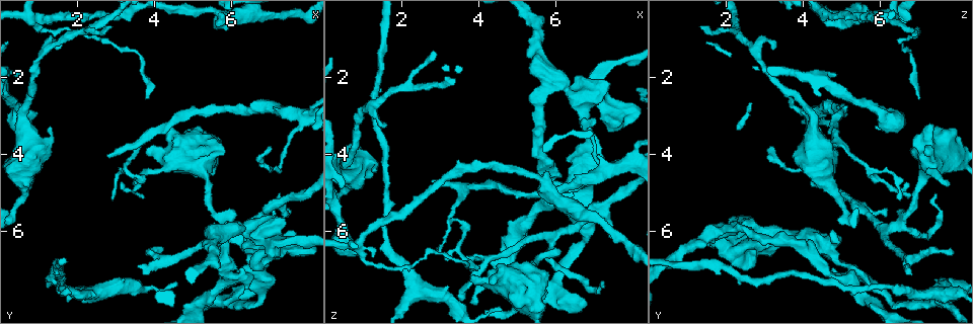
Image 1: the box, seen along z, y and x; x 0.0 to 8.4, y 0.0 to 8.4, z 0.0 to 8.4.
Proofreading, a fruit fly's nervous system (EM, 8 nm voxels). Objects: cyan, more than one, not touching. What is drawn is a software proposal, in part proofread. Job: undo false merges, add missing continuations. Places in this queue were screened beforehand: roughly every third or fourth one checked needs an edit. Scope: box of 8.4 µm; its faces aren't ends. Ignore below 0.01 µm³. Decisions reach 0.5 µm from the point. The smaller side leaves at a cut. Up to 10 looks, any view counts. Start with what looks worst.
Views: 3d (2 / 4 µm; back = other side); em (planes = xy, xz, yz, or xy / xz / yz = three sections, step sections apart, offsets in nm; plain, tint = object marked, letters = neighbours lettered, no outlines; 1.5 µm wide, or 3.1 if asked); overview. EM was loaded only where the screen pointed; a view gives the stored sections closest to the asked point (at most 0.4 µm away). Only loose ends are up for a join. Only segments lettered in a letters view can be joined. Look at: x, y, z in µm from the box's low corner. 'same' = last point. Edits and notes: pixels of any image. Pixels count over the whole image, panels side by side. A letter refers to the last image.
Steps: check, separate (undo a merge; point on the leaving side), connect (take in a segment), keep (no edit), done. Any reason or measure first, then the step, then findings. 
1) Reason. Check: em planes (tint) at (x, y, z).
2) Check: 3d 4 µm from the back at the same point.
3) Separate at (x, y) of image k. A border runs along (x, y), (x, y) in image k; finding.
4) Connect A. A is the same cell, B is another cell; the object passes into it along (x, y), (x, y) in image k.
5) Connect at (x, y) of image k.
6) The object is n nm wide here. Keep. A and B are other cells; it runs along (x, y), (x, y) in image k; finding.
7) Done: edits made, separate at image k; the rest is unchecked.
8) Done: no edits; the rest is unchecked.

Free end. Check: 3d 4 µm at (3.60, 6.90, 6.70).

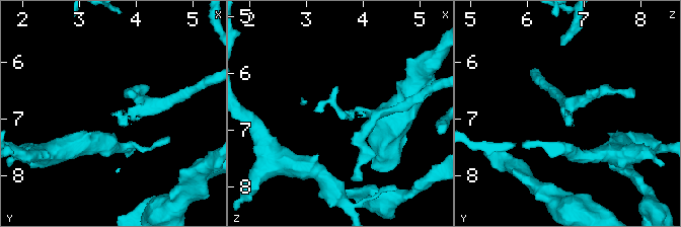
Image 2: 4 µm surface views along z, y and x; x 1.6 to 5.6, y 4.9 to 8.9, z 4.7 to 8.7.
Check: em planes (letters) at (3.55, 6.85, 6.70).

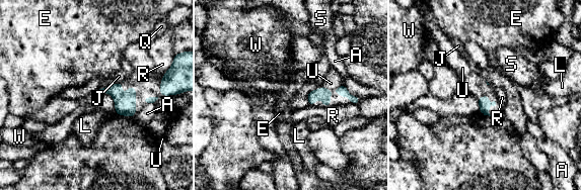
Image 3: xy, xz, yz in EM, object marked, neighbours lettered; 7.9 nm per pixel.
The object is 100 nm wide here. Connect W. W is the same cell, A, E, J, L, Q, R, S and U are other cells; the object passes into it along (125, 105), (133, 87), (147, 84) in image 3; it goes on there.

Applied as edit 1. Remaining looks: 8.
Arms part here. Check: em xz step 8 (tint) at (6.00, 5.90, 2.20).

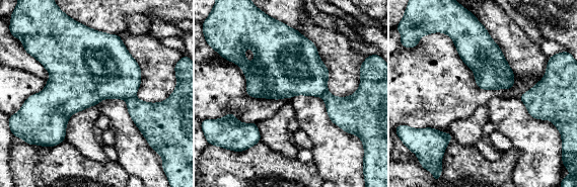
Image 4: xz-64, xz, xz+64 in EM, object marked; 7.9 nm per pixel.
Check: em planes (letters) at the same point.

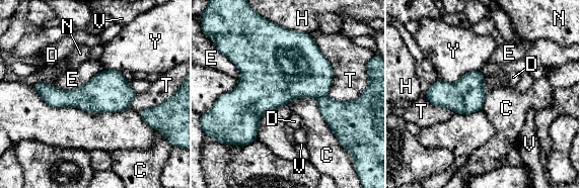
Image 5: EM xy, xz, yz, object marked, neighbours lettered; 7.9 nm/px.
The object is 320 nm wide here. Separate at (304, 72) of image 5. C, D, E, H, N, T, V and Y are other cells; a border runs along (327, 94), (317, 99) in image 5; two neurons meet here.

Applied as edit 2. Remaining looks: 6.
See it whole again. Check: overview.

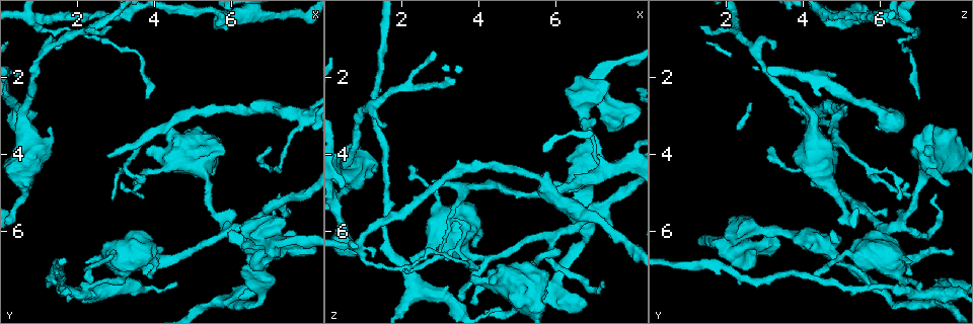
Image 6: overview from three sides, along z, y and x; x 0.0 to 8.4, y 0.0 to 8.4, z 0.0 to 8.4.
Tapers out. Check: 3d 2 µm at (7.00, 3.80, 3.10).

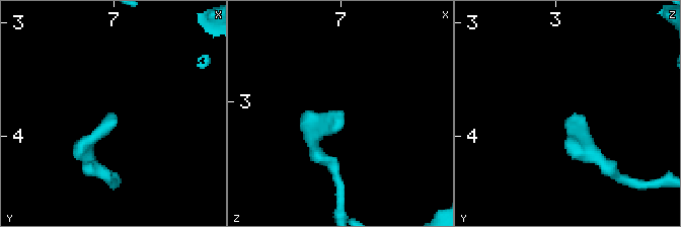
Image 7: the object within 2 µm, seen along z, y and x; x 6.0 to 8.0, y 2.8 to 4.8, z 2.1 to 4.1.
Need the tissue. Check: em yz step 4 (letters) at (7.02, 3.86, 3.08).

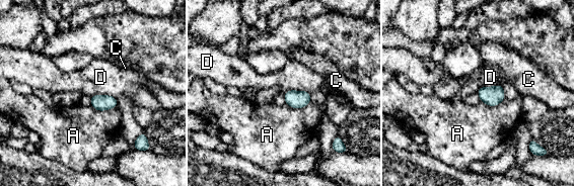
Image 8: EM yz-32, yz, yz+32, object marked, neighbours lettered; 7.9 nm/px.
Keep. A, C and D are other cells; none of them fits.

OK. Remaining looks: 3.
Branch stops here. Check: em xz step 8 (letters) at (1.30, 3.30, 4.35).

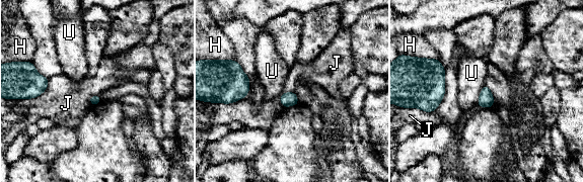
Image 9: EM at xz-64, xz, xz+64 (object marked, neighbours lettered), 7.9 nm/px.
Keep. H, J and U are other cells; a border runs along (249, 80), (243, 97), (221, 103) in image 9; none of them fits.

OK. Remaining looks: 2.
Branch stops here. Check: 3d 4 µm at (1.25, 0.60, 6.65).

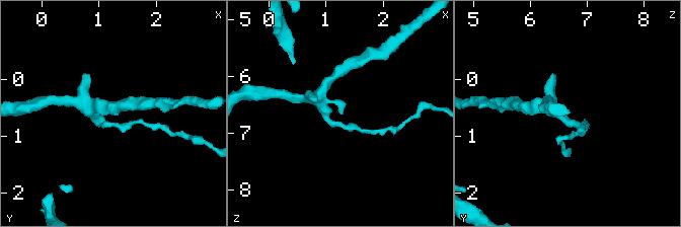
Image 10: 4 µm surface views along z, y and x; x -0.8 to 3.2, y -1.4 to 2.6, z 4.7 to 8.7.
Need the tissue. Check: em xz step 8 (letters) at (1.25, 0.60, 6.65).

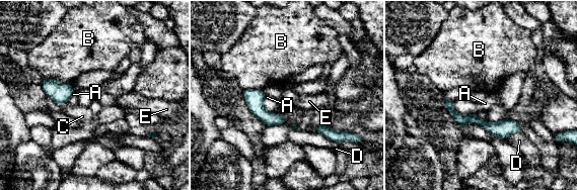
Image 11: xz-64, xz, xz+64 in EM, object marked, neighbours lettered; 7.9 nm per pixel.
Keep. A, B, C, D and E are other cells; it runs along (244, 92), (268, 118), (284, 119) in image 11; no lettered segment goes on from it.

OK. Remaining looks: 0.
Done: edits made, connect at image 3, separate at image 5; the rest is unchecked.

